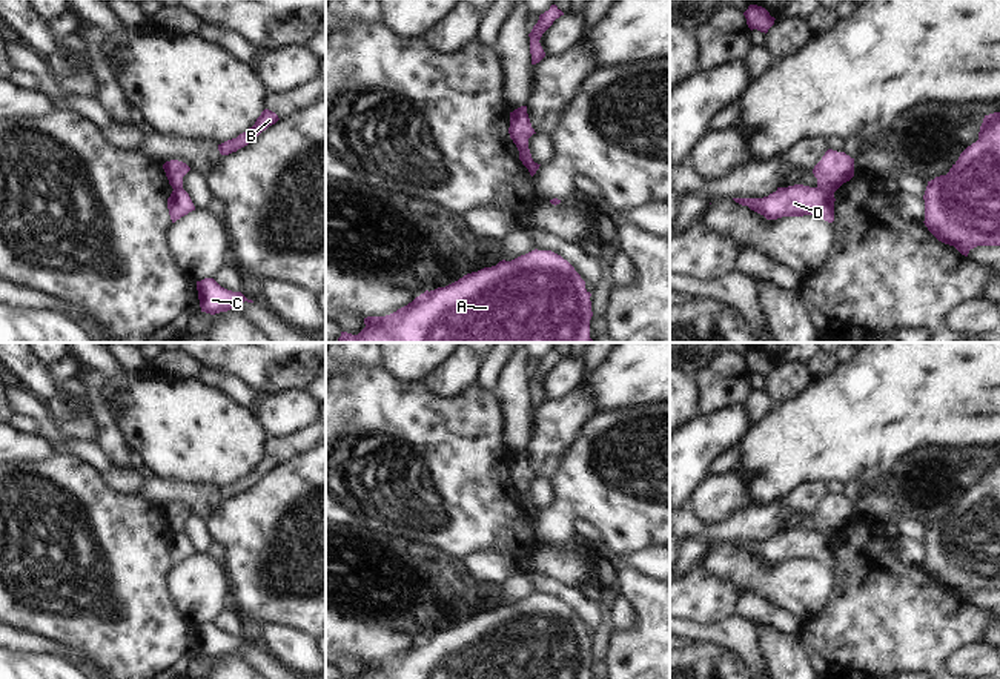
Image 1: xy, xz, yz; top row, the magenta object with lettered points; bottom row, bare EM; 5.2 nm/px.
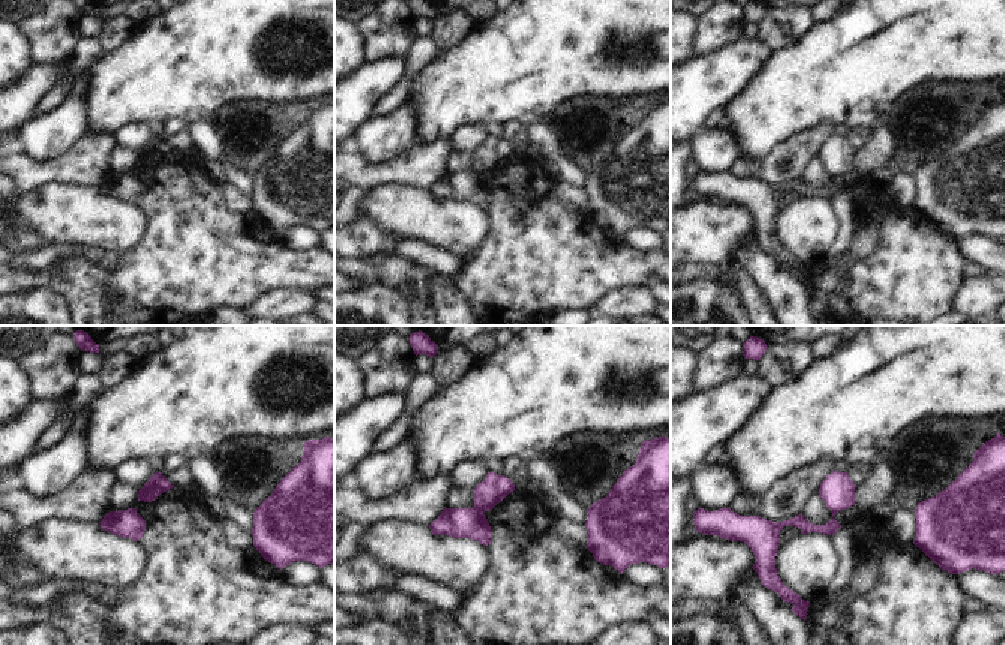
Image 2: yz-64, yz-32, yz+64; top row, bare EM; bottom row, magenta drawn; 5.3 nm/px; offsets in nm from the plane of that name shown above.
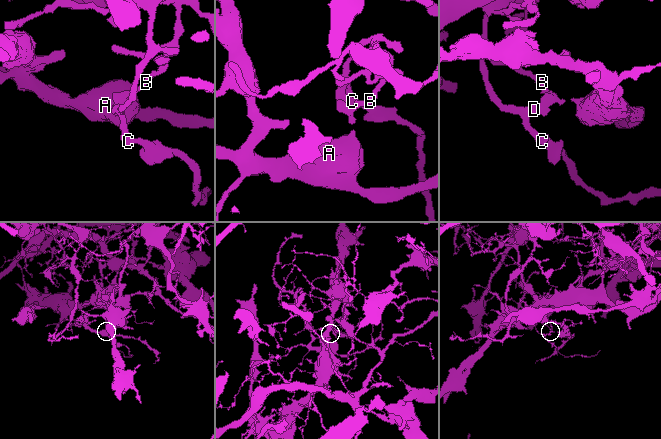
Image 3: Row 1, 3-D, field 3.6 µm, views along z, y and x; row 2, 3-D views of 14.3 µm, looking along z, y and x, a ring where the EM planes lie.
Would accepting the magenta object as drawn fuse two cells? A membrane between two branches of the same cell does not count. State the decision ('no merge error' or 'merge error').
merge error

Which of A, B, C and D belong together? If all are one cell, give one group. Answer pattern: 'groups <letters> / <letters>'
groups A B / C D

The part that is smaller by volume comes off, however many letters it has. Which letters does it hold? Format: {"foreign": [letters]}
{"foreign": ["C", "D"]}

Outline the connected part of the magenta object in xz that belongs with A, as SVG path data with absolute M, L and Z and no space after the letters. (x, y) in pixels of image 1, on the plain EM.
M535 593L512 605L502 604L496 610L484 611L478 616L467 618L445 631L438 631L430 636L425 634L412 647L390 659L367 661L364 662L366 671L358 679L590 679L590 664L593 661L590 641L591 638L585 633L585 625L567 604L551 595Z

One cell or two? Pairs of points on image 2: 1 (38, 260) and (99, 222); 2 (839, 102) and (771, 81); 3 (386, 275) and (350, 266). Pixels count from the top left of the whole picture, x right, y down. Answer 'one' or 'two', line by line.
1: two
2: one
3: one

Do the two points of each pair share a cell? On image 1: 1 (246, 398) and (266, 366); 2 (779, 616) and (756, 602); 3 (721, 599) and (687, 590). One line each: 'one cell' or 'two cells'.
1: two cells
2: one cell
3: one cell

